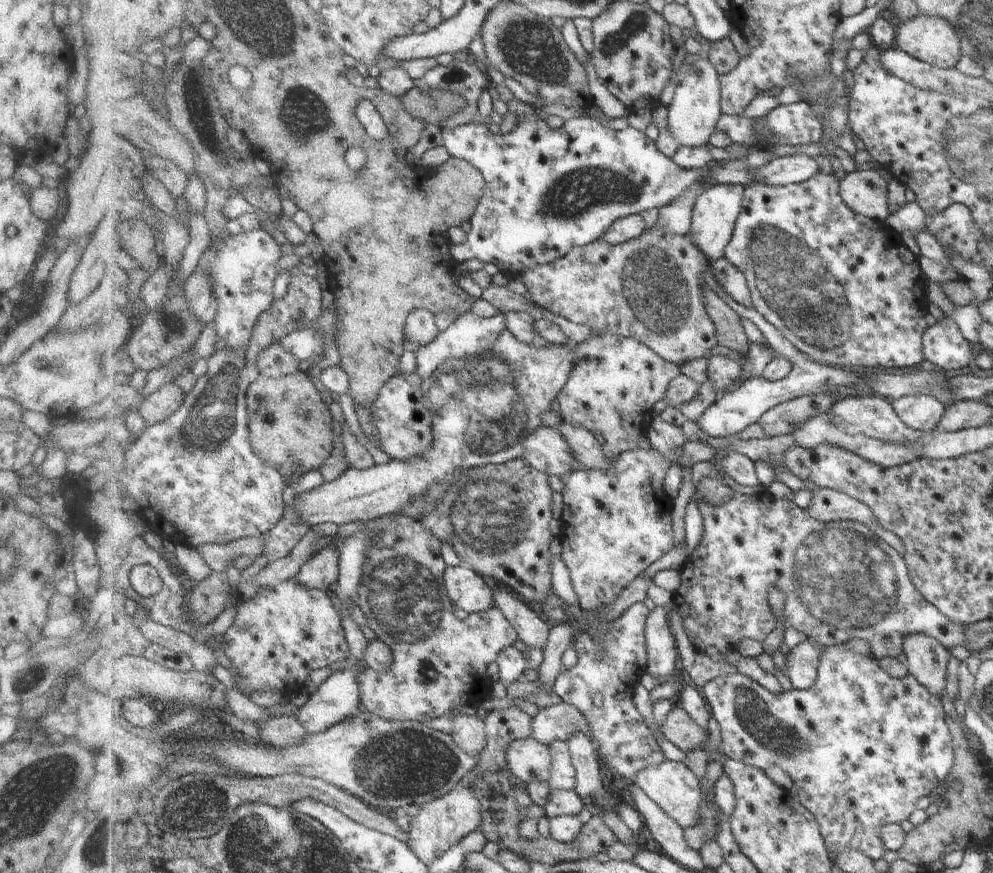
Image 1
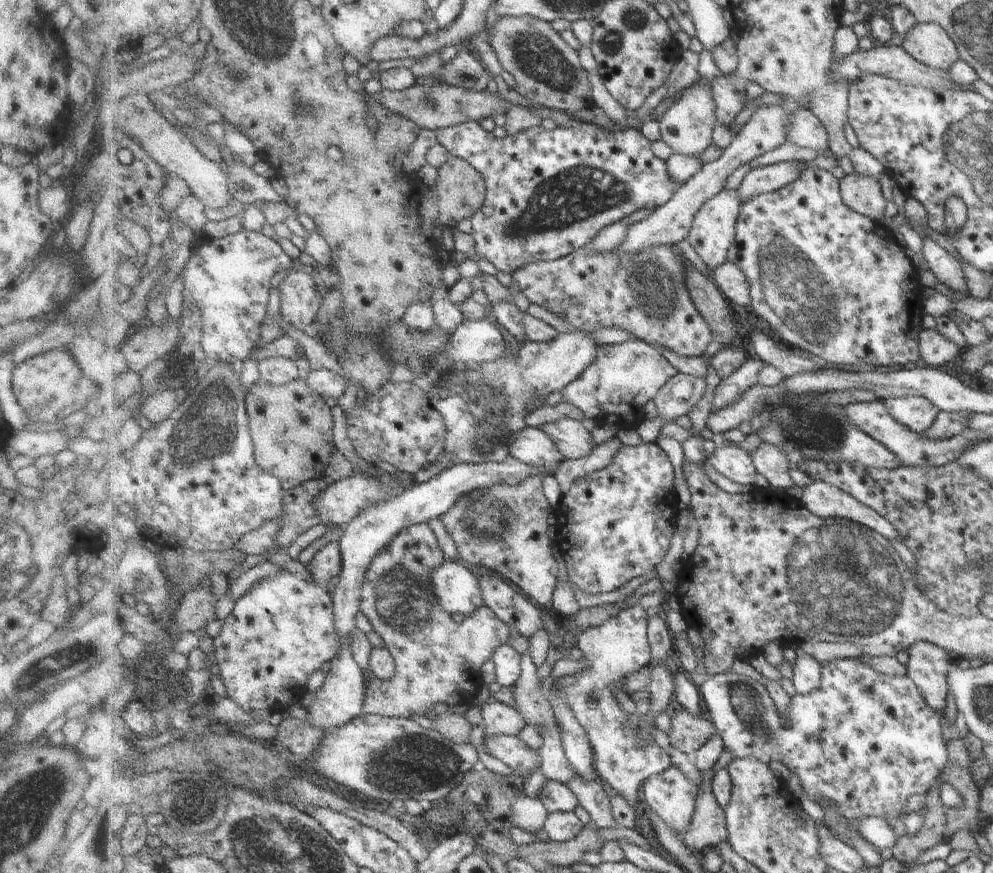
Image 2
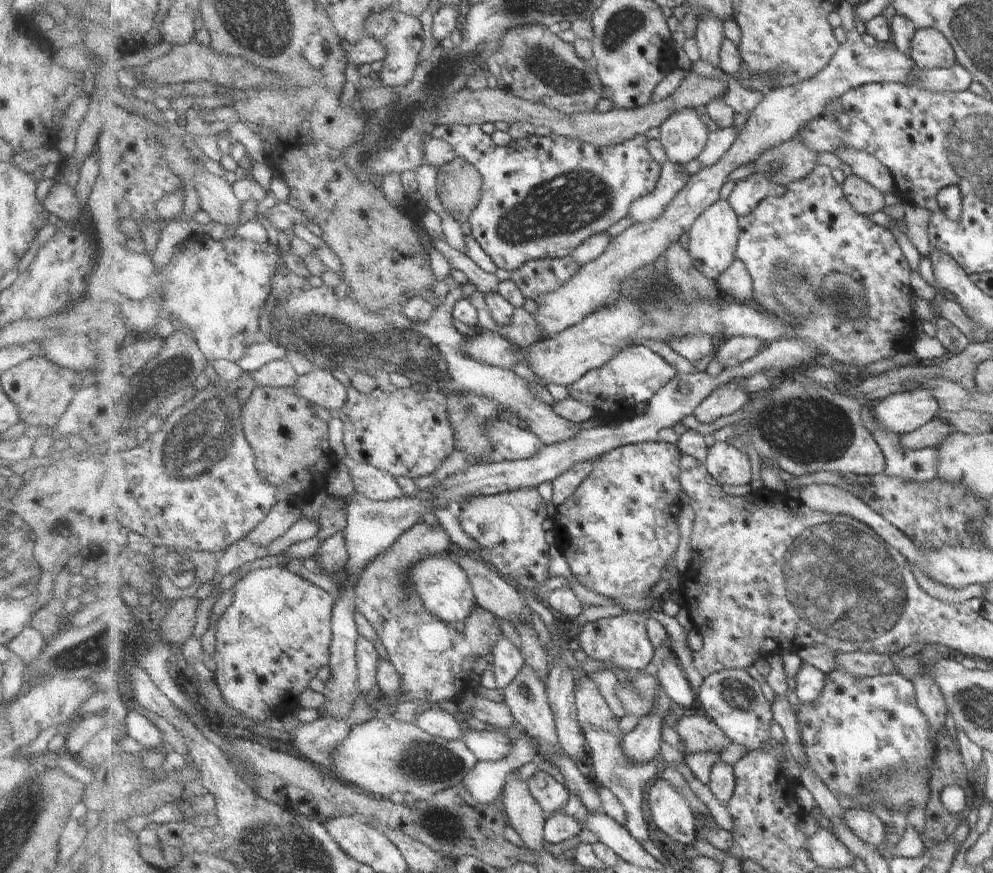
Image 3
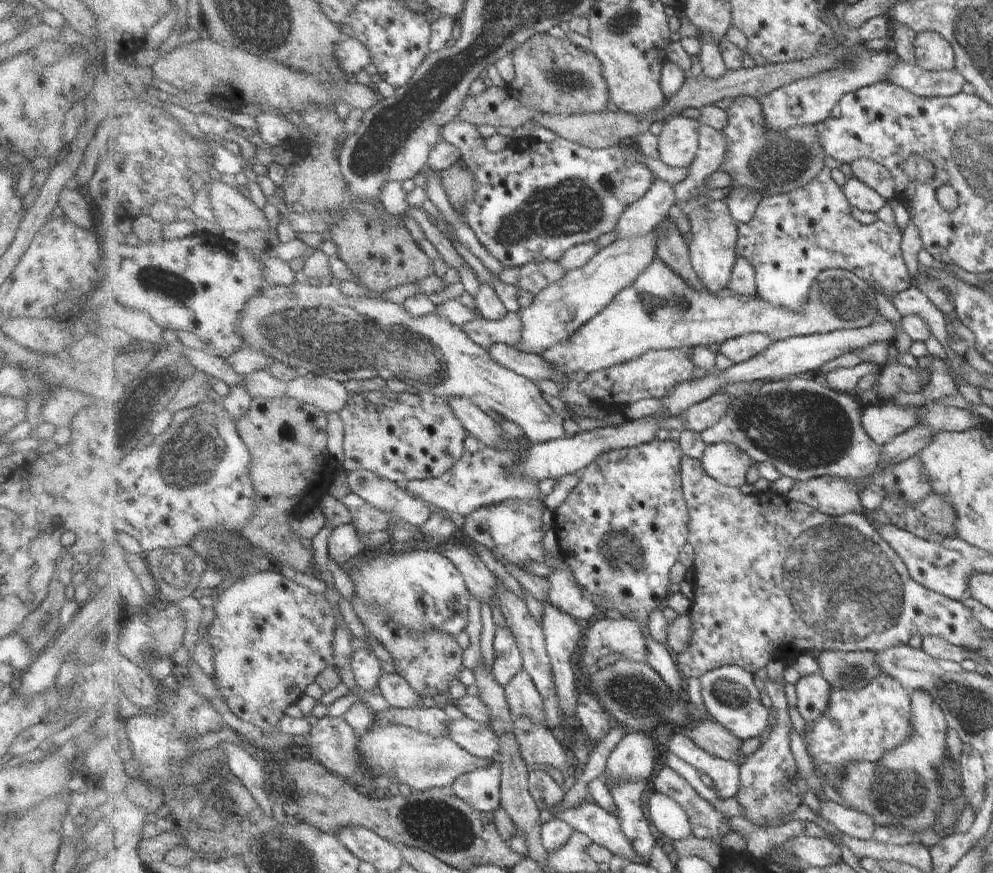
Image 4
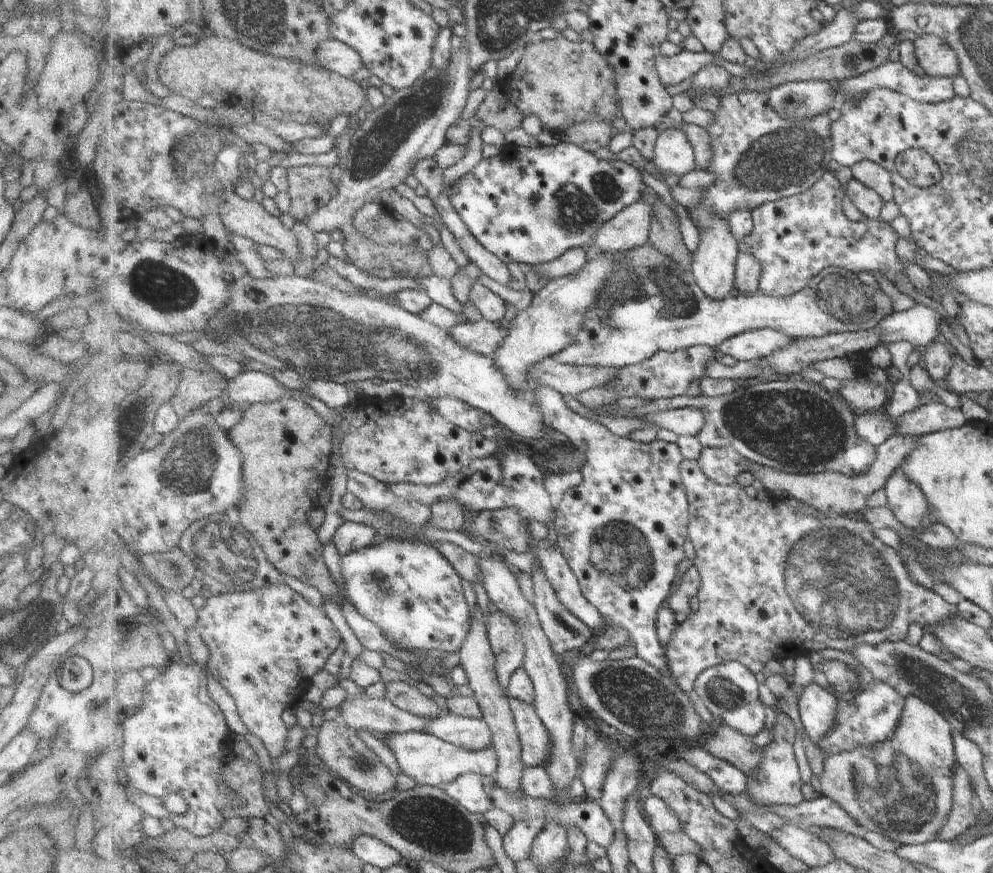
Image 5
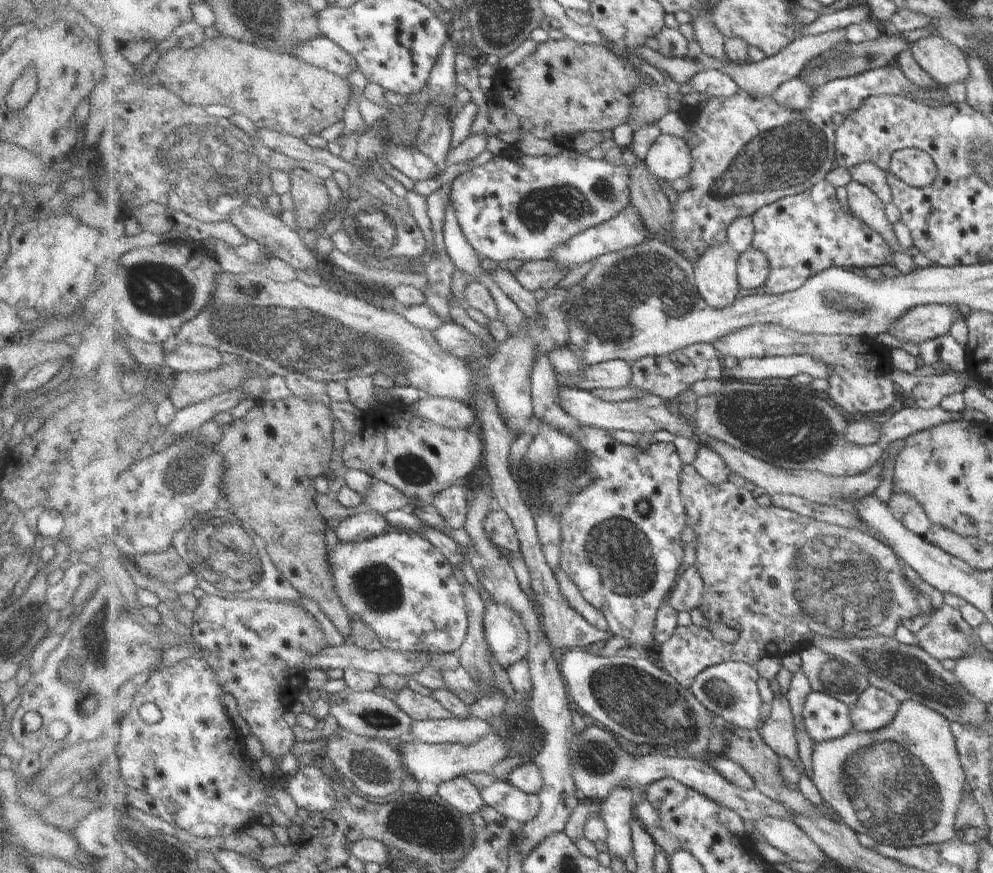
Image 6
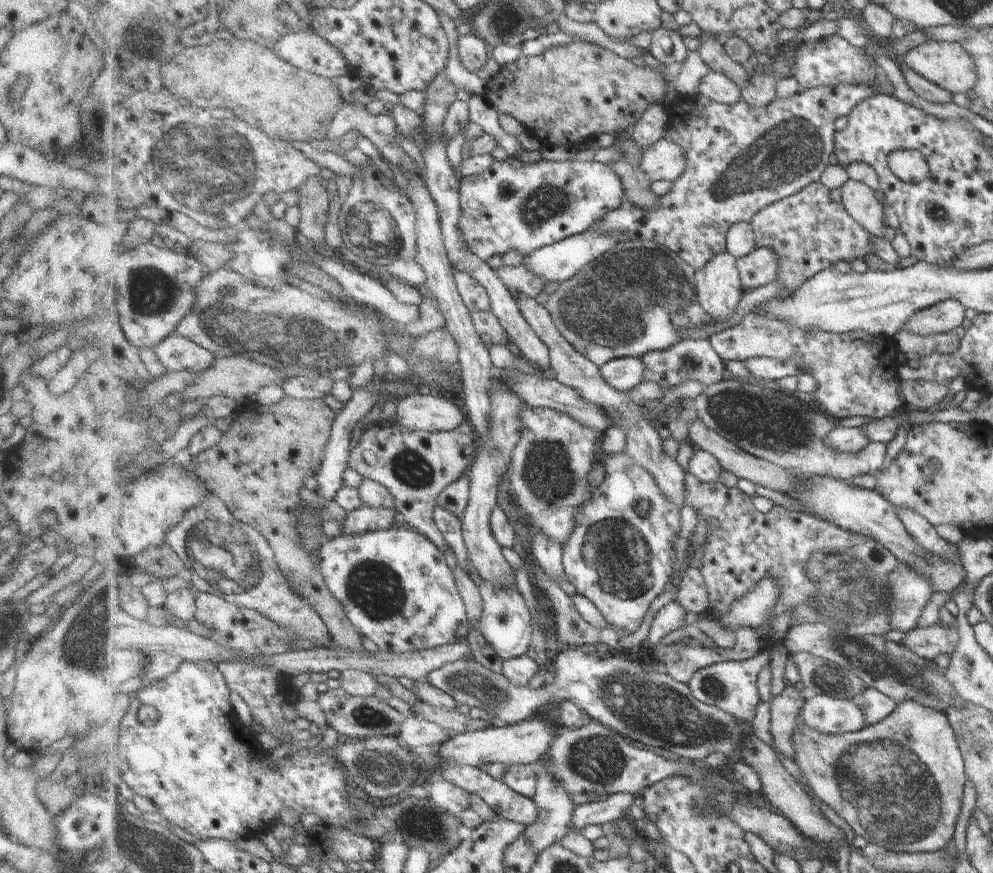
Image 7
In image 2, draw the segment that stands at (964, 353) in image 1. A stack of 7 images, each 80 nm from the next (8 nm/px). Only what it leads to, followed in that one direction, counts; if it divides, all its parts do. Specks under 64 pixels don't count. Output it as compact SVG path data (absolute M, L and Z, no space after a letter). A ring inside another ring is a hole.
M925 329L920 332L920 355L929 366L945 366L949 362L960 360L964 348L945 339L934 329Z

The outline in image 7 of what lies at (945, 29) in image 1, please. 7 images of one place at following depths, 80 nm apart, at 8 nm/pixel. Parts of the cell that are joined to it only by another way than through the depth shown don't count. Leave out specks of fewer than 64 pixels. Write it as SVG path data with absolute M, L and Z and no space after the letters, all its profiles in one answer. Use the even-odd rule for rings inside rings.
M923 41L919 46L908 50L896 59L905 63L913 72L925 77L929 82L944 88L950 94L965 93L975 84L973 59L962 49L962 45L953 41Z

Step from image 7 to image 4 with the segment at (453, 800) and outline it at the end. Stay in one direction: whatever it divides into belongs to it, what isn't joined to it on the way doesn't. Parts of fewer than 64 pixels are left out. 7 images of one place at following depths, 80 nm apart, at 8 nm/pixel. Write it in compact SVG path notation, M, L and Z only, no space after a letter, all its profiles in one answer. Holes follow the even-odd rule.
M496 761L491 768L476 768L461 775L451 788L477 812L495 812L502 806L501 777L502 764Z

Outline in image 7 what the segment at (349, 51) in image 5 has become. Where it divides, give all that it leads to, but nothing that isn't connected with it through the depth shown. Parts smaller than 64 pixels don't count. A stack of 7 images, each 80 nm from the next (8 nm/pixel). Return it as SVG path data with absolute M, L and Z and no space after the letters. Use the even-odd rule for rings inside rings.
M313 30L284 36L271 49L293 66L319 76L339 78L351 71L343 53Z

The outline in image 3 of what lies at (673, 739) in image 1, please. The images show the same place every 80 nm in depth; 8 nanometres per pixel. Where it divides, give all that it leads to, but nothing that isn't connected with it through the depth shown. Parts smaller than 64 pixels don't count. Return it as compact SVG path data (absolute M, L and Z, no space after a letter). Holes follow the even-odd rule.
M702 712L692 713L678 720L674 729L680 734L682 744L689 753L722 752L732 740L720 726Z

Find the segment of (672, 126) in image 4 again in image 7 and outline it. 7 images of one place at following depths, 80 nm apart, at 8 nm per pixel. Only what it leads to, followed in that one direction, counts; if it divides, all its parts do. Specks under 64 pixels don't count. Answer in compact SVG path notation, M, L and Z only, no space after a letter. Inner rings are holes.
M661 138L642 154L642 169L653 182L668 180L676 182L684 175L688 167L685 149L674 140Z

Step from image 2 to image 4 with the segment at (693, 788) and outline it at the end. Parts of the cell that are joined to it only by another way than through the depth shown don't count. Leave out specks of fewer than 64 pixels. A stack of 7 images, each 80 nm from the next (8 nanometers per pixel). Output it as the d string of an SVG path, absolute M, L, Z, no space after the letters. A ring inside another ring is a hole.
M653 790L648 799L648 810L653 825L673 841L682 841L694 835L689 813L668 794Z

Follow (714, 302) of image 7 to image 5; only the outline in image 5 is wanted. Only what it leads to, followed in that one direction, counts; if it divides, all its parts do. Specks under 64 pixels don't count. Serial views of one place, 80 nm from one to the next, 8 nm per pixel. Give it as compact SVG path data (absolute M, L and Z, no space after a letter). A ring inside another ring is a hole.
M701 205L695 207L692 211L688 211L687 214L693 224L702 229L702 235L699 236L699 245L692 255L691 271L697 284L707 296L713 299L723 300L725 297L735 294L736 262L741 252L738 248L738 238L734 235L730 222L717 211Z

